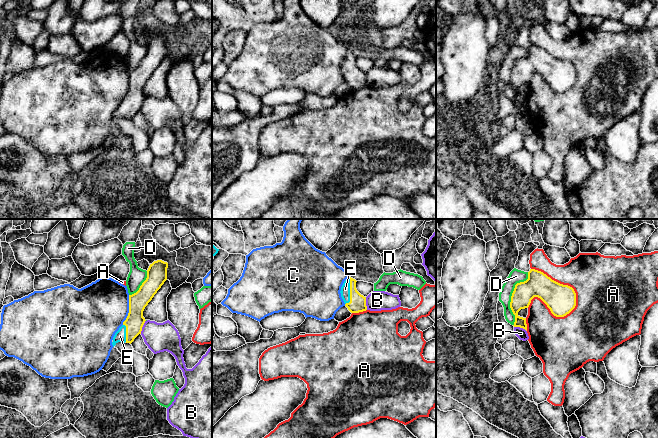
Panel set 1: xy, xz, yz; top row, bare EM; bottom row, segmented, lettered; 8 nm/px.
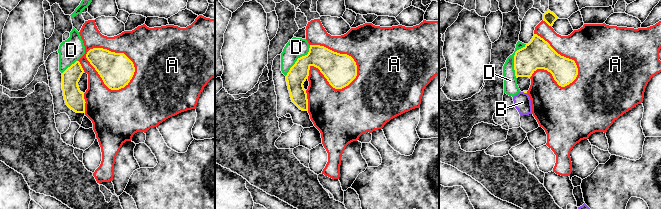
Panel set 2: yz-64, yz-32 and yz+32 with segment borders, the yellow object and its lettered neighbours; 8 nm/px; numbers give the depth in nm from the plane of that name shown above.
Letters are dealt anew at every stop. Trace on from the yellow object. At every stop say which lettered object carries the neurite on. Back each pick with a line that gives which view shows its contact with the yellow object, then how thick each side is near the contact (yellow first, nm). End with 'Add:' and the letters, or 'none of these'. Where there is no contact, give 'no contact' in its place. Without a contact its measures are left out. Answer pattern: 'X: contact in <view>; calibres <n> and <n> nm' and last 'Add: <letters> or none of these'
E: contact in xz; calibres 130 and 80 nm
Add: E

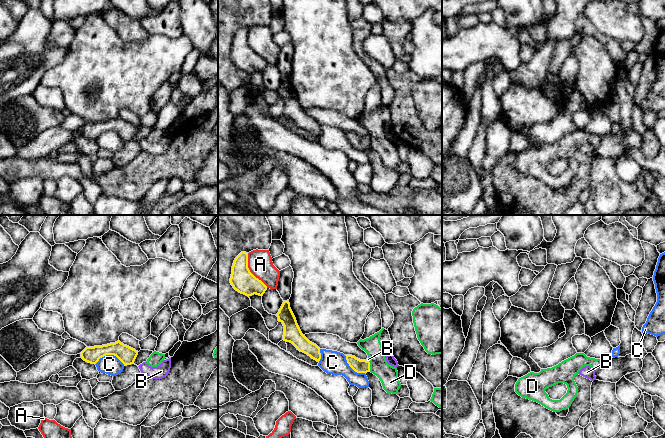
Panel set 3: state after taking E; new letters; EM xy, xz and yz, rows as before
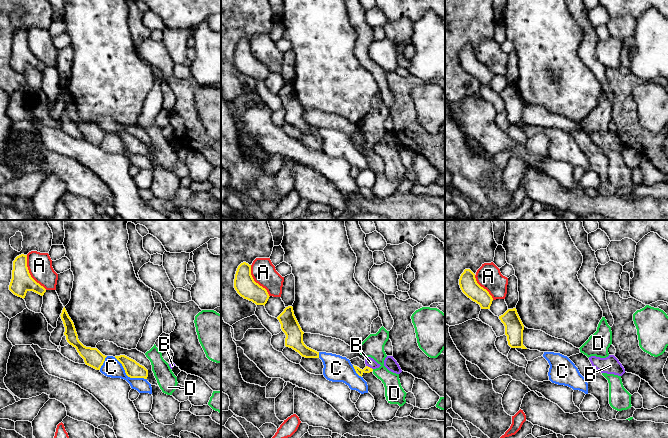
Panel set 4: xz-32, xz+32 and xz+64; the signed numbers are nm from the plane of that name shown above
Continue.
B: contact in xz; calibres 110 and 30 nm
Add: B

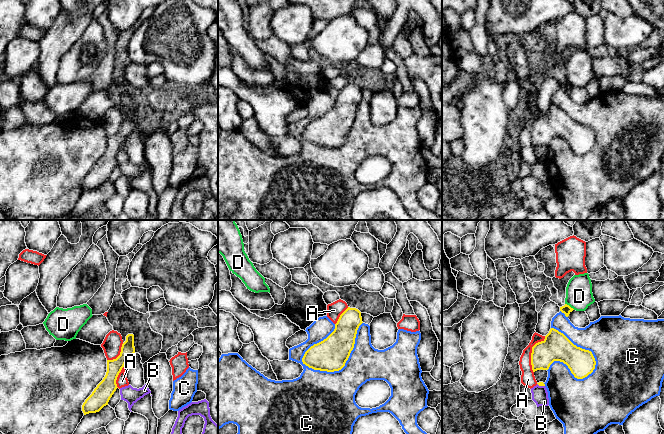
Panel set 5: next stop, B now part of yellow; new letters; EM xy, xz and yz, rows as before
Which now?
Add: none of these

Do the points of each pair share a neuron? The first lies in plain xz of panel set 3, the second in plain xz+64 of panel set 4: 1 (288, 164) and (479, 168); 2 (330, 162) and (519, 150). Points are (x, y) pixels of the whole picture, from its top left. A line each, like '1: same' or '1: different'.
1: different
2: same

